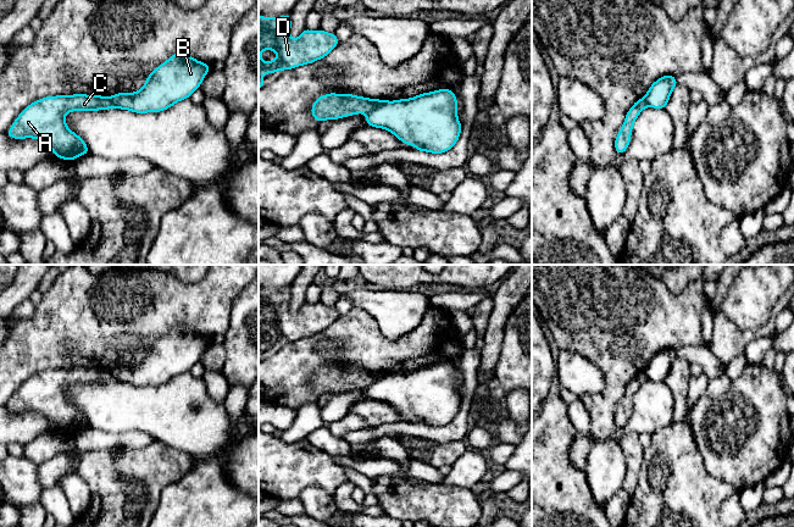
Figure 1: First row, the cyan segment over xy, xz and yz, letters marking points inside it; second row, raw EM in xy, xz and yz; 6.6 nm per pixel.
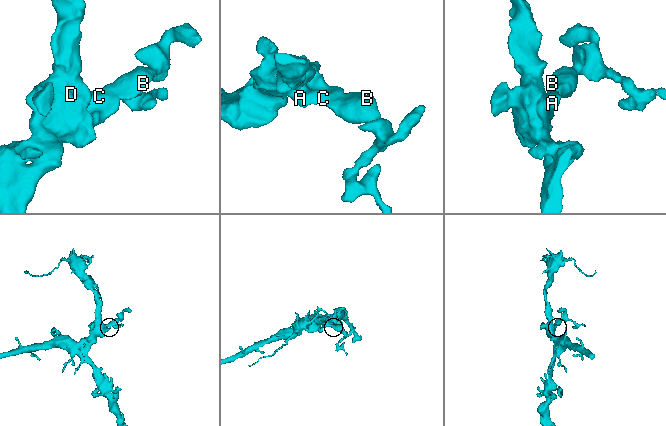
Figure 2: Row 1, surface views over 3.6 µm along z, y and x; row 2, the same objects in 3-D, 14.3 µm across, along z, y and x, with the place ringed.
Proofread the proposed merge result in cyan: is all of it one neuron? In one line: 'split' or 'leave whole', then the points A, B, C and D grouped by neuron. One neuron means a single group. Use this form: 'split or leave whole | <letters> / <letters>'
split | A C D / B

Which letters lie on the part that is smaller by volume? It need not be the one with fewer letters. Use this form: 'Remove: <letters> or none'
Remove: B

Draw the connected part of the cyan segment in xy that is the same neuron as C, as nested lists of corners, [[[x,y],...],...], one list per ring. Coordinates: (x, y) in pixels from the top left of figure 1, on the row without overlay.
[[[101,368],[46,370],[28,378],[6,407],[13,412],[39,412],[55,426],[55,431],[73,434],[89,423],[85,415],[67,400],[65,389],[72,384],[107,382],[118,381]]]

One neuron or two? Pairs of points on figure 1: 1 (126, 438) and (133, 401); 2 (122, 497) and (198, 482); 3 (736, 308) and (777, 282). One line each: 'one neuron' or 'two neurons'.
1: two neurons
2: two neurons
3: one neuron

